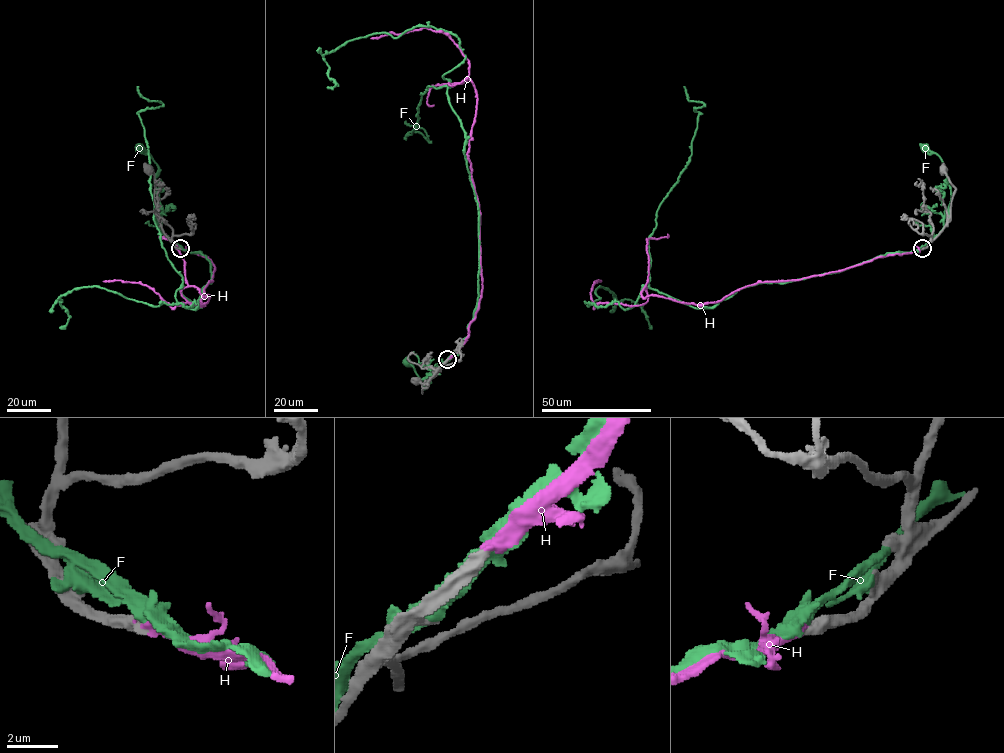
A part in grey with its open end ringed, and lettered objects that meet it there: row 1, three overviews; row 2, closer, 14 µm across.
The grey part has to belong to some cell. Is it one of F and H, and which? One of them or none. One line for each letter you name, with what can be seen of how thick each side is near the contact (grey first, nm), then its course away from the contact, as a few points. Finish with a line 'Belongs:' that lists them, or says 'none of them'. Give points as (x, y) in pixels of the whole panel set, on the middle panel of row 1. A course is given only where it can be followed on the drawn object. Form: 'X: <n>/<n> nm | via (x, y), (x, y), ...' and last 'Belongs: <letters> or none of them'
H: 500/380 nm | via (447, 359), (482, 291), (467, 153), (477, 97), (469, 79), (448, 85), (469, 62), (442, 31), (370, 38)
Belongs: H

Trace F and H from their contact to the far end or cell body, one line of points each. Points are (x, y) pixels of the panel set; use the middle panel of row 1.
F: (447, 360), (432, 375), (424, 388), (422, 386), (426, 381), (408, 363)
H: (447, 359), (482, 291), (467, 153), (477, 97), (469, 79), (448, 85), (469, 62), (442, 31), (370, 38)

